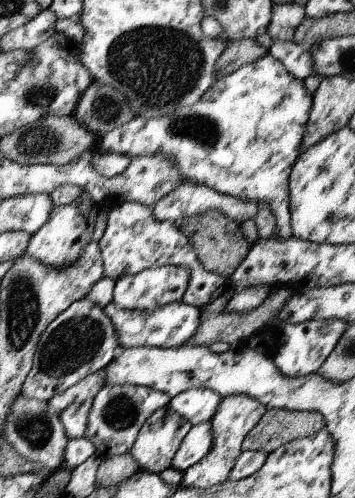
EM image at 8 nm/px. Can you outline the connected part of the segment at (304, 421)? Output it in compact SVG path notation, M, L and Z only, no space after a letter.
M266 409L262 418L246 435L241 444L243 451L264 451L269 455L291 440L304 438L325 428L322 414L316 411Z

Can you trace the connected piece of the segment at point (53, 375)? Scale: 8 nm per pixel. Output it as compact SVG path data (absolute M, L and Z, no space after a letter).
M80 299L73 302L64 312L61 312L44 330L37 344L37 352L33 356L33 365L23 382L22 393L28 398L49 401L54 395L63 393L89 374L107 367L116 357L115 350L119 348L116 328L111 318L104 314L101 306L96 306L91 300Z

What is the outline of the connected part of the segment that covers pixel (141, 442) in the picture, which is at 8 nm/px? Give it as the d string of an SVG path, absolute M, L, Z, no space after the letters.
M168 406L158 409L140 428L130 452L140 469L160 474L171 466L184 436L192 428Z

